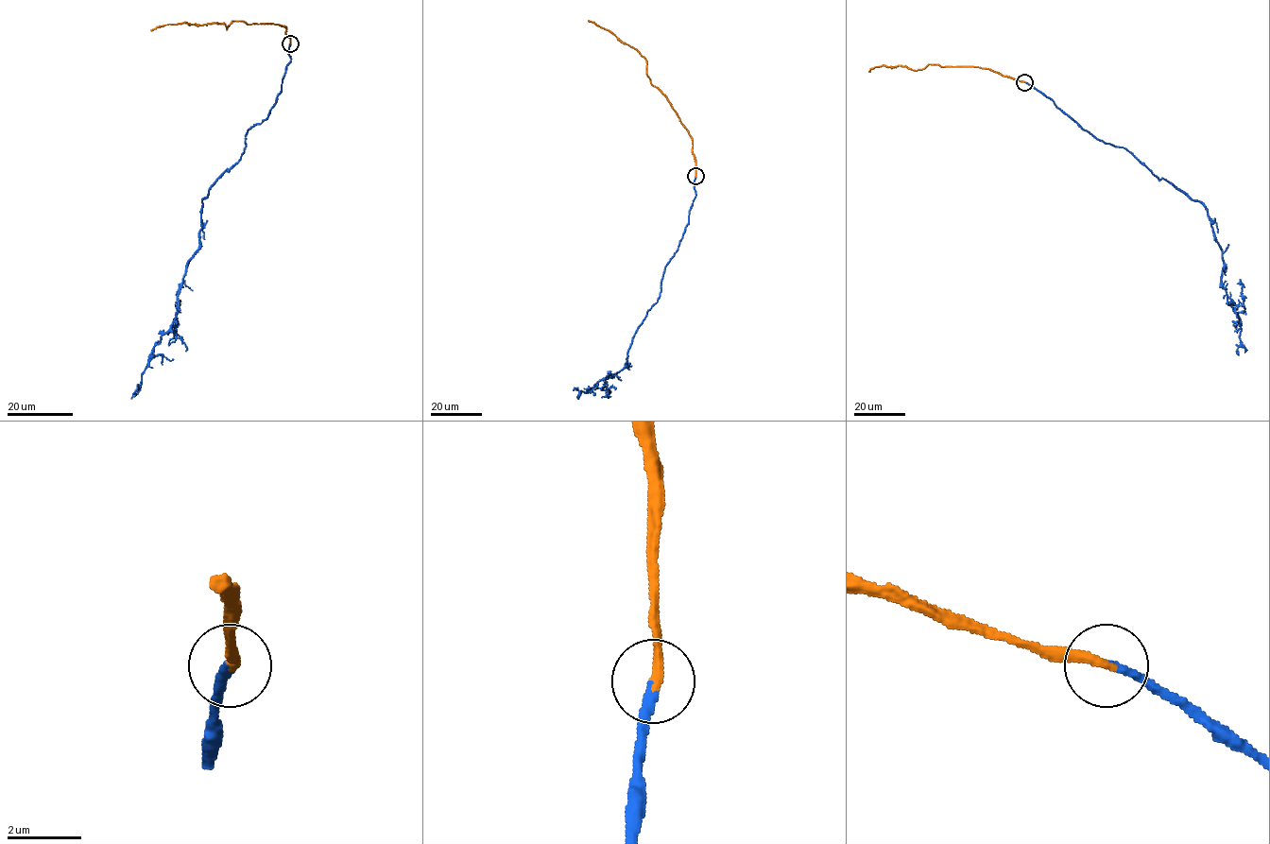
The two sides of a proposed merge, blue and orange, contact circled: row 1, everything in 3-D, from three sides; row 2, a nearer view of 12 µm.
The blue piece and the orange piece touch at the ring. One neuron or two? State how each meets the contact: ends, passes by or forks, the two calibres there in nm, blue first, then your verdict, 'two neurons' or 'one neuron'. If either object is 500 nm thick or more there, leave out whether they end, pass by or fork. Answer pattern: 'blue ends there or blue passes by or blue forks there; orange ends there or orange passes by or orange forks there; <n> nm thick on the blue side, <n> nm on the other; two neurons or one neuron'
blue ends there; orange ends there; 200 nm thick on the blue side, 260 nm on the other; one neuron

